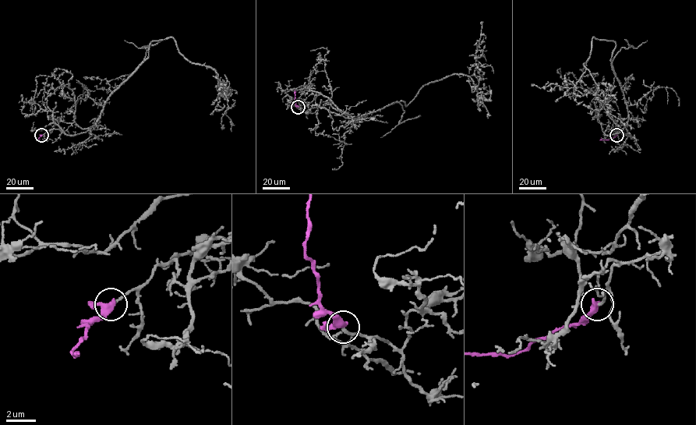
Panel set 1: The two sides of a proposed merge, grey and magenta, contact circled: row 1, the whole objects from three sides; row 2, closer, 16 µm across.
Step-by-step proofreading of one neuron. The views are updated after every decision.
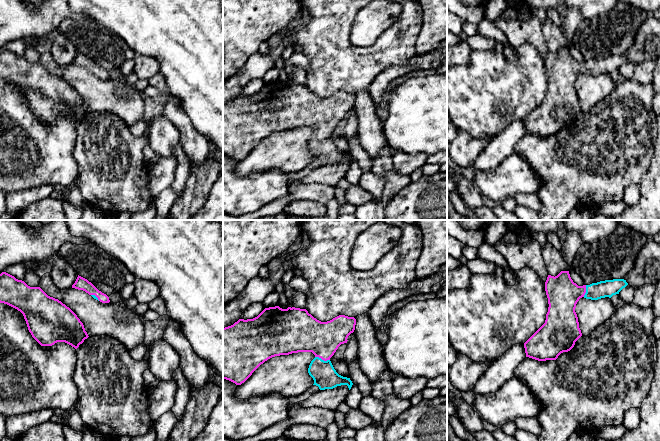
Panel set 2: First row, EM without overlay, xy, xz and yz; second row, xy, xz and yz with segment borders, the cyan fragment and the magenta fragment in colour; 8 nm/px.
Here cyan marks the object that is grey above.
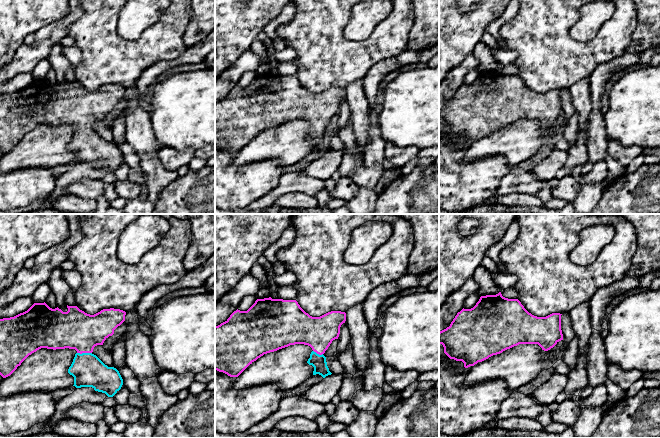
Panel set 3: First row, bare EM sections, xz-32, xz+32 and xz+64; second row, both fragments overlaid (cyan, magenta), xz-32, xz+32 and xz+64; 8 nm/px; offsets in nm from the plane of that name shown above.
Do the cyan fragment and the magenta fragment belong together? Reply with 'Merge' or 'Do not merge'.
Merge

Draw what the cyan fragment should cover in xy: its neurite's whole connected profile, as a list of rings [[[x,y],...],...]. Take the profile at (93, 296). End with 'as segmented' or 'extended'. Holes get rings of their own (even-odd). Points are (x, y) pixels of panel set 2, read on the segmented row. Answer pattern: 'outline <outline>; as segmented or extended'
outline [[[78,275],[75,283],[72,285],[72,288],[83,290],[89,295],[91,295],[94,299],[99,300],[102,303],[109,303],[109,297],[99,291],[91,282],[87,279]]]; extended

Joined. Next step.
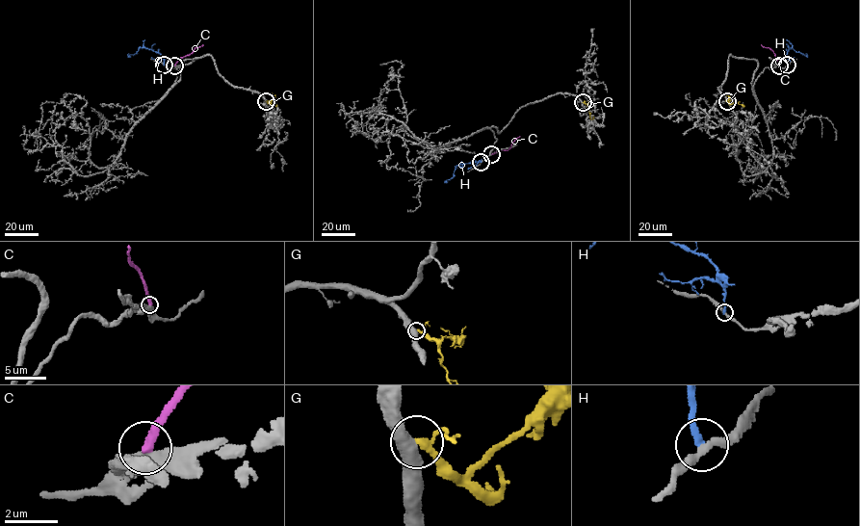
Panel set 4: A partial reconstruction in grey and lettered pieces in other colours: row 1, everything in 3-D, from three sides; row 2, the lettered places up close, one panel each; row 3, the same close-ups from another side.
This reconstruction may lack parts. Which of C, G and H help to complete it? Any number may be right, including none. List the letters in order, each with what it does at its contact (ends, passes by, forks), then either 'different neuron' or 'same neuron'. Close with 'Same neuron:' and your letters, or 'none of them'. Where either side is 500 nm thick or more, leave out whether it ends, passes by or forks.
C: it ends; different neuron
G: different neuron
H: it ends; different neuron
Same neuron: none of them

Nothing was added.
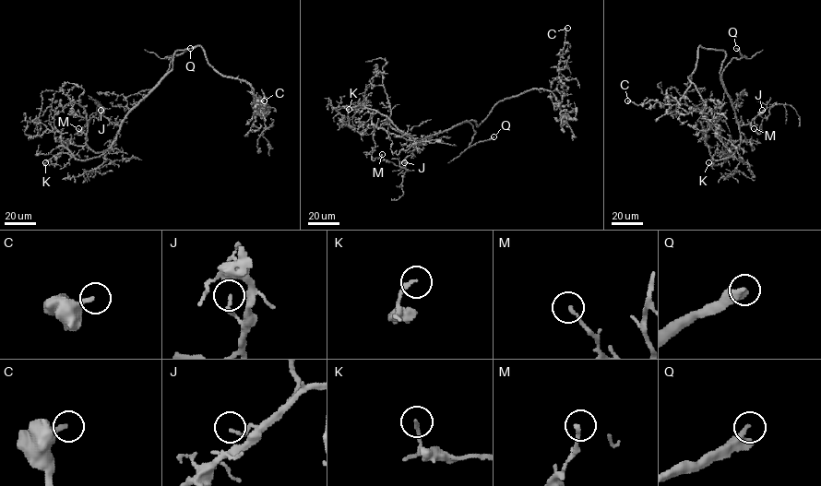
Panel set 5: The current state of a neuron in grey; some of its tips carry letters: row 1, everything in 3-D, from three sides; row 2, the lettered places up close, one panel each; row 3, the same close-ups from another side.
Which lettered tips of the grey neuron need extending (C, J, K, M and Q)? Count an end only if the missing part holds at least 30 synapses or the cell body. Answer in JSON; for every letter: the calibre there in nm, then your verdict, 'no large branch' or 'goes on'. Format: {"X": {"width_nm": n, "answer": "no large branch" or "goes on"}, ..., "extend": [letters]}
{"C": {"width_nm": 240, "answer": "no large branch"}, "J": {"width_nm": 130, "answer": "no large branch"}, "K": {"width_nm": 130, "answer": "no large branch"}, "M": {"width_nm": 170, "answer": "no large branch"}, "Q": {"width_nm": 280, "answer": "goes on"}, "extend": ["Q"]}

